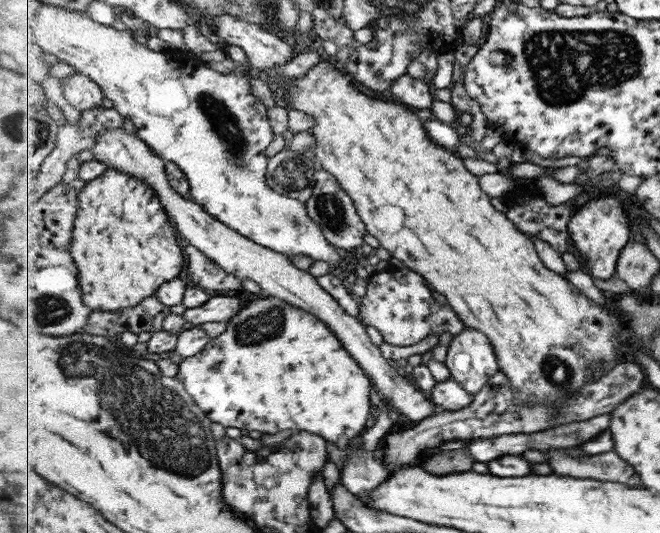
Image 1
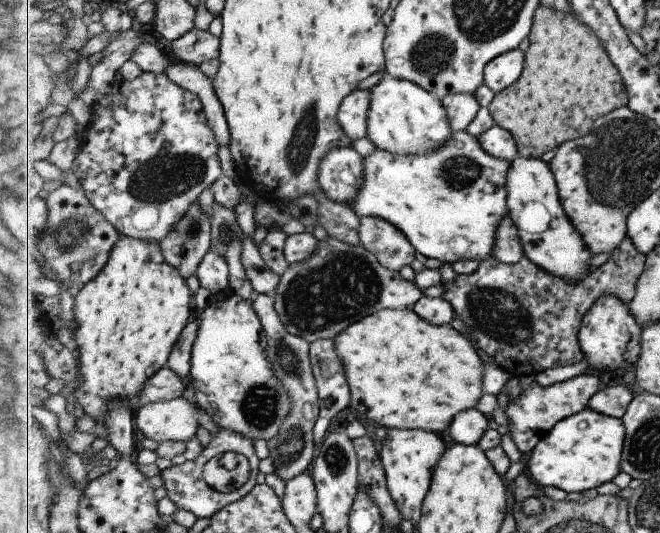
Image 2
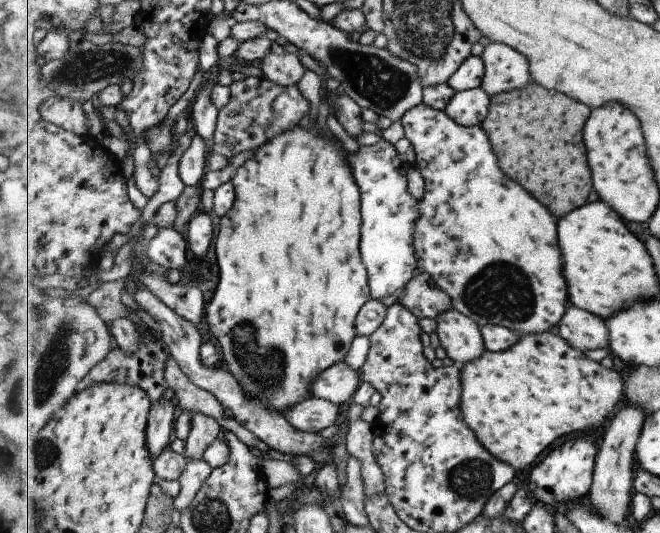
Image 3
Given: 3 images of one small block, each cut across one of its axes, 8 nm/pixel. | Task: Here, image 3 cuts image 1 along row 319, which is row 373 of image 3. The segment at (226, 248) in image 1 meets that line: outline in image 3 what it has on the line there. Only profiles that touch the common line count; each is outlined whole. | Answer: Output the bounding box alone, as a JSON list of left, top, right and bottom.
[311,360,362,404]

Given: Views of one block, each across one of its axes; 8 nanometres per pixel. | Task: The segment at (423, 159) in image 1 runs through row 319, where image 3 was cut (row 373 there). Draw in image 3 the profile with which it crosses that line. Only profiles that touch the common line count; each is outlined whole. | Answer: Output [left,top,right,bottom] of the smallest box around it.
[461,331,625,470]

